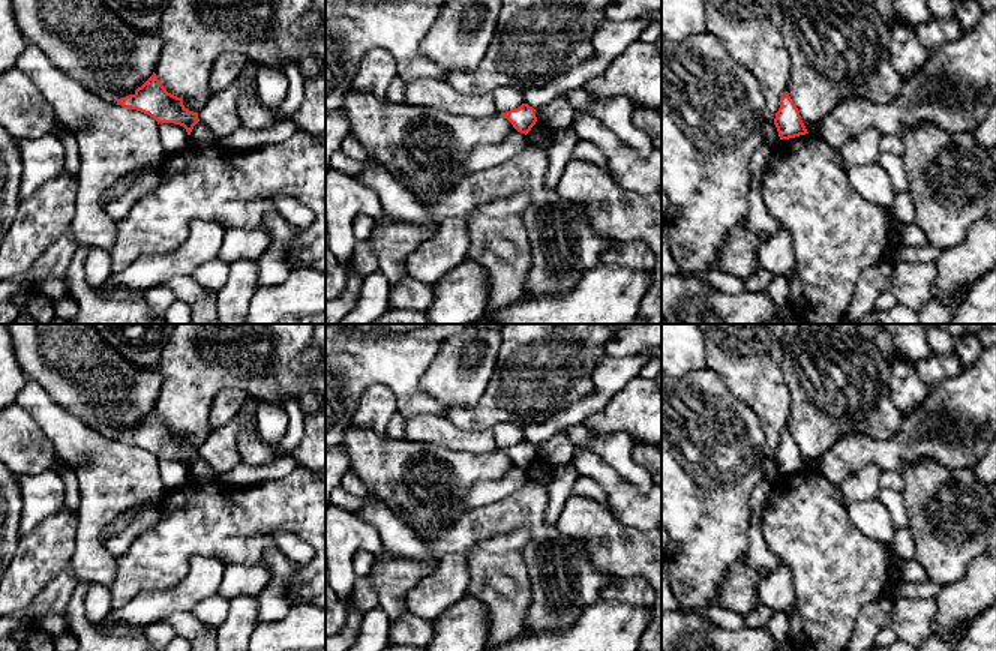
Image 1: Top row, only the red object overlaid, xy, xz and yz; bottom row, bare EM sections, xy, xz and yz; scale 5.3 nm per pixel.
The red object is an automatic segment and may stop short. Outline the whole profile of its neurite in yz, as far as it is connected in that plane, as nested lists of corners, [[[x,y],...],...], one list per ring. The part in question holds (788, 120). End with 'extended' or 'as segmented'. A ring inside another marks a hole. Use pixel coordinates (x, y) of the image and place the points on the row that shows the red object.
[[[788,92],[780,98],[780,108],[776,114],[774,124],[780,140],[789,140],[808,134],[801,120],[798,108]]]; as segmented

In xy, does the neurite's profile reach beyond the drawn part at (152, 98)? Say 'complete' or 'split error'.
split error

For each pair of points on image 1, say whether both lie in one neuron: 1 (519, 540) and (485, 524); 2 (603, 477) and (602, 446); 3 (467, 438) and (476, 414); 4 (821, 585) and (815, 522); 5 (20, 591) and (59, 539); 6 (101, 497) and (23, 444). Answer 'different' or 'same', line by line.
1: different
2: different
3: different
4: same
5: same
6: different

